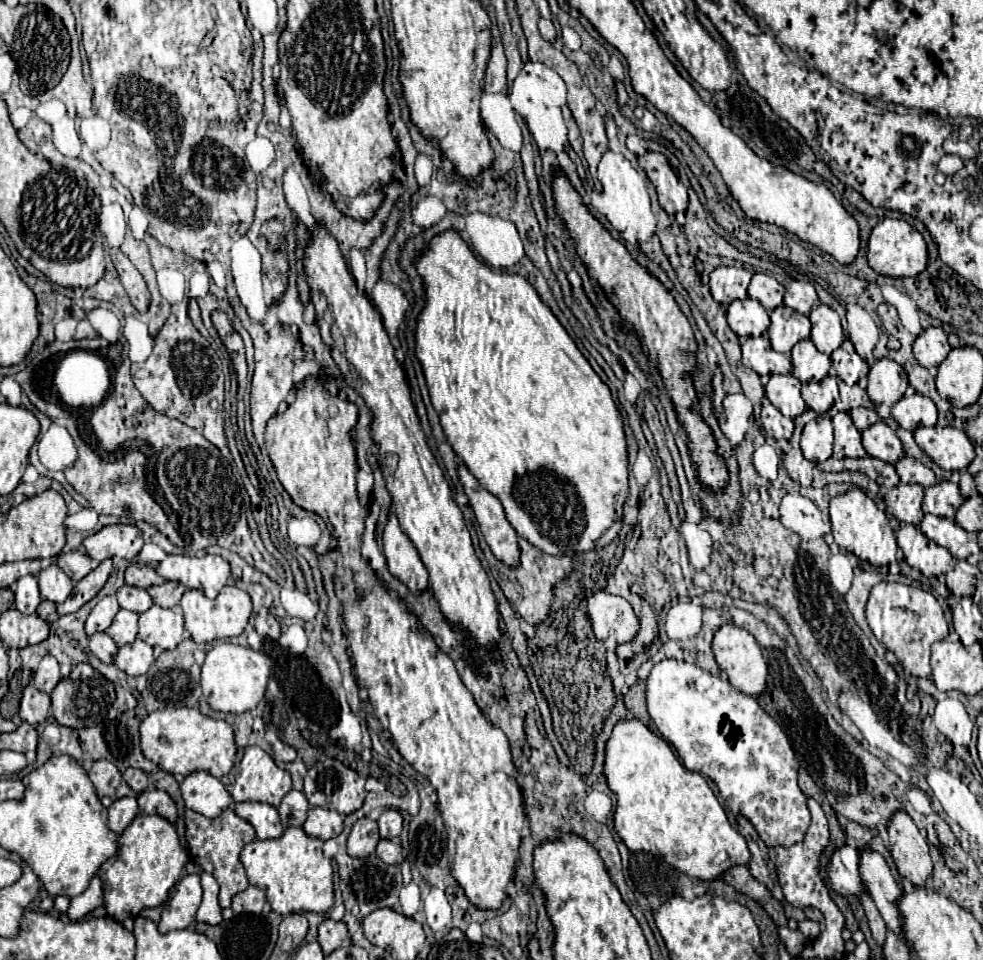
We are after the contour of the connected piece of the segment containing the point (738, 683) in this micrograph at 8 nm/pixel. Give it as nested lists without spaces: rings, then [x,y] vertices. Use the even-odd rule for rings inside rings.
[[[728,623],[724,627],[720,627],[714,635],[712,641],[712,651],[714,657],[722,669],[722,673],[728,675],[728,681],[742,693],[758,699],[764,689],[766,689],[766,677],[768,677],[768,665],[764,661],[762,649],[758,647],[758,643],[754,641],[754,637],[750,637],[750,633],[746,633],[744,629],[736,627],[734,623]]]

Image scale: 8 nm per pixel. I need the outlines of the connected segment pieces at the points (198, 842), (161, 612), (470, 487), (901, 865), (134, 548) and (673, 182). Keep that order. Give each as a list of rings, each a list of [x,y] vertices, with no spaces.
[[[186,809],[186,841],[188,841],[190,857],[202,871],[210,873],[218,881],[220,907],[230,907],[234,893],[240,893],[242,889],[248,887],[246,871],[244,871],[244,865],[240,863],[240,853],[254,839],[256,839],[254,827],[246,819],[238,817],[232,809],[226,809],[216,819],[210,819],[196,811]]]
[[[152,605],[148,611],[140,613],[138,627],[140,627],[138,637],[152,647],[160,645],[162,649],[174,649],[184,639],[184,617],[182,617],[180,609],[164,609],[160,605]]]
[[[462,461],[458,463],[458,477],[460,483],[464,485],[464,491],[470,499],[476,521],[482,529],[482,535],[492,555],[508,567],[518,567],[520,563],[518,535],[512,529],[512,525],[506,521],[502,503],[478,483],[478,479],[466,469]]]
[[[896,813],[888,825],[888,835],[892,843],[892,857],[898,873],[916,887],[924,887],[926,879],[932,875],[932,859],[928,843],[918,833],[918,827],[908,813]]]
[[[106,525],[84,539],[86,553],[96,559],[132,559],[142,549],[144,539],[136,525]]]
[[[648,151],[644,157],[638,159],[640,167],[646,171],[650,183],[656,187],[660,207],[668,213],[674,215],[678,211],[686,211],[686,201],[688,201],[688,189],[686,185],[678,179],[674,169],[670,167],[668,159],[662,153],[652,153]]]

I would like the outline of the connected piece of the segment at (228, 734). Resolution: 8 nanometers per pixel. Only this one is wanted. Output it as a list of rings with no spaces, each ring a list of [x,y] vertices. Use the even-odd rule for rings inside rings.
[[[190,707],[152,711],[140,725],[140,743],[144,757],[168,773],[190,775],[194,771],[206,771],[220,779],[230,773],[236,757],[232,727],[226,721],[212,719]]]

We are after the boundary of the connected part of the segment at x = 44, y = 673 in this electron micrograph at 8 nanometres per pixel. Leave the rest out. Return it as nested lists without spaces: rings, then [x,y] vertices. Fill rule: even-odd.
[[[44,655],[38,669],[34,671],[34,677],[32,677],[32,685],[36,689],[42,689],[46,693],[52,693],[54,685],[62,679],[60,675],[60,667],[58,667],[58,661],[52,657],[52,655]]]

